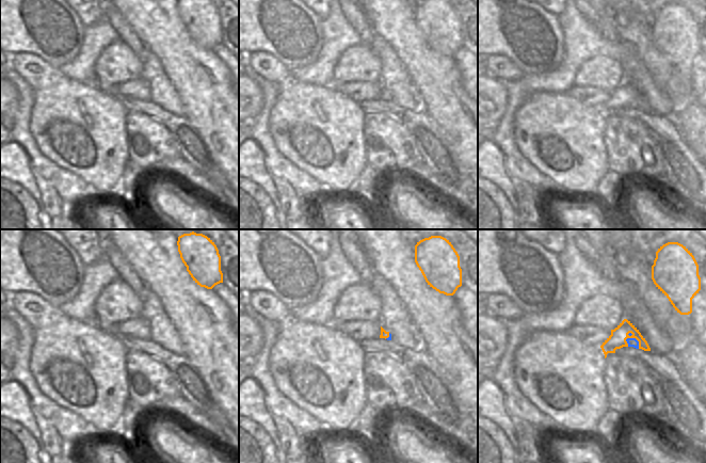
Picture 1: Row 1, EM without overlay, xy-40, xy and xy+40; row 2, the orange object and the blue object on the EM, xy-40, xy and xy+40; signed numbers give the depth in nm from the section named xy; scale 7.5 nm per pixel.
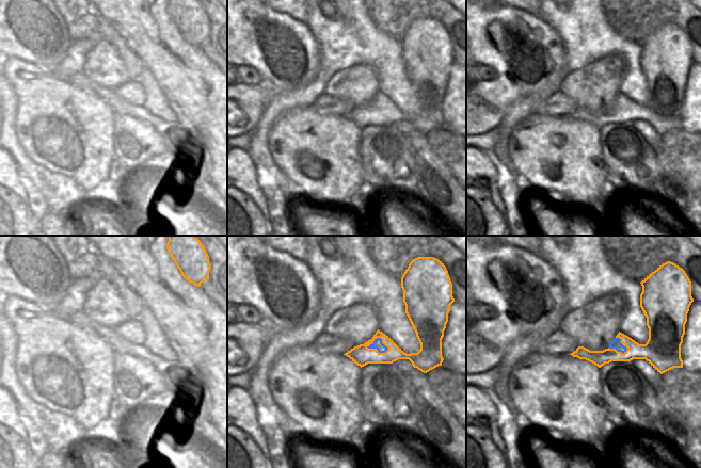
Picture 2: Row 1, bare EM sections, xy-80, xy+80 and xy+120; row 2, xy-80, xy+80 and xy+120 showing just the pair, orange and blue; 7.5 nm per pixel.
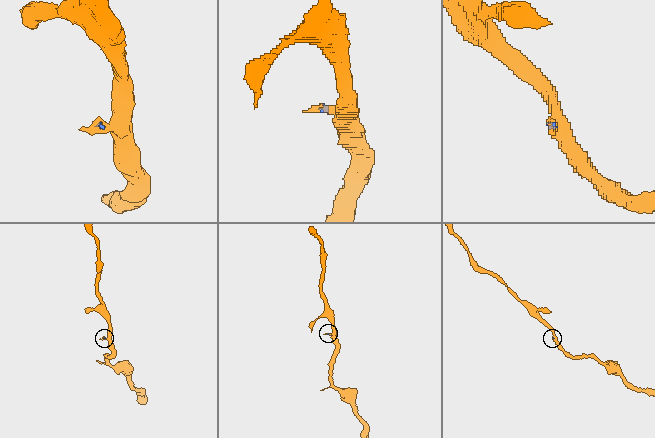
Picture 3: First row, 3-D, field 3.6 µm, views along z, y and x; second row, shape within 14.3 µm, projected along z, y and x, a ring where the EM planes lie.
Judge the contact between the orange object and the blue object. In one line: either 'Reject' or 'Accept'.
Reject

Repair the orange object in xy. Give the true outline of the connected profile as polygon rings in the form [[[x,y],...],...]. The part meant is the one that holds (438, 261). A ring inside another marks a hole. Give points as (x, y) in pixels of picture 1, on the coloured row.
[[[431,236],[415,245],[415,262],[430,287],[453,296],[462,286],[460,256],[451,242],[442,236]]]

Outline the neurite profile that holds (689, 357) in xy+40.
[[[645,265],[645,275],[636,284],[637,294],[647,307],[658,328],[671,339],[673,348],[667,356],[677,371],[706,402],[706,349],[694,339],[692,314],[680,315],[652,280],[652,266]]]

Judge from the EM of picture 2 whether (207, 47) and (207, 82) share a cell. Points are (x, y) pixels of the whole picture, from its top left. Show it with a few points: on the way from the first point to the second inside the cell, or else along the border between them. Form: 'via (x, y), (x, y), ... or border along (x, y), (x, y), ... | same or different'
border along (200, 48), (216, 65) | different

